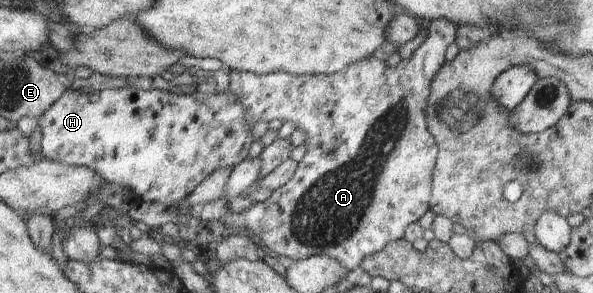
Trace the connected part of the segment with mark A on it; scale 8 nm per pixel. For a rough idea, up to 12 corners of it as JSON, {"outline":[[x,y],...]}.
{"outline":[[431,20],[393,67],[229,72],[246,120],[305,132],[291,178],[225,219],[345,273],[428,209]]}

